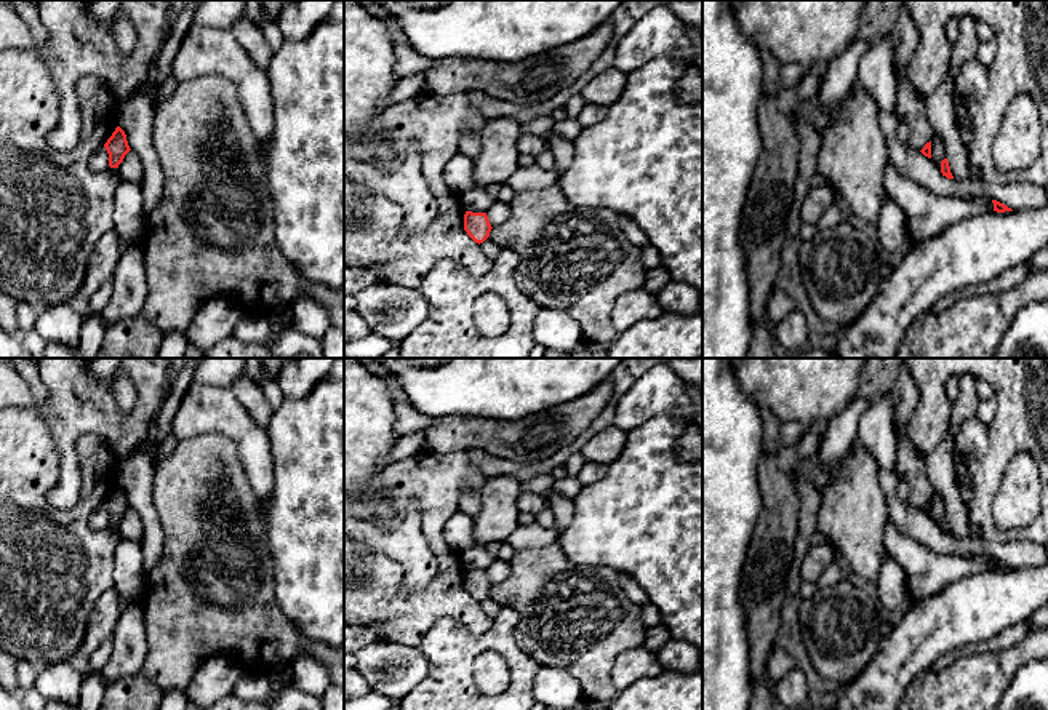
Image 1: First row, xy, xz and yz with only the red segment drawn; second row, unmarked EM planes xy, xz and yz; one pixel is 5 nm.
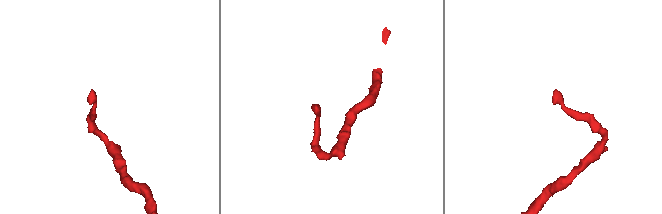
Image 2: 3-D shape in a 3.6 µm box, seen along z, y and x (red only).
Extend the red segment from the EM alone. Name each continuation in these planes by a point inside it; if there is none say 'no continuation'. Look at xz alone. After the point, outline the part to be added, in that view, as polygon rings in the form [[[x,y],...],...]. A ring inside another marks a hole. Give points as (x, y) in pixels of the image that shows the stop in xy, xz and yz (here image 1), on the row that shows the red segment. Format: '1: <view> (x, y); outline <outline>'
no continuation

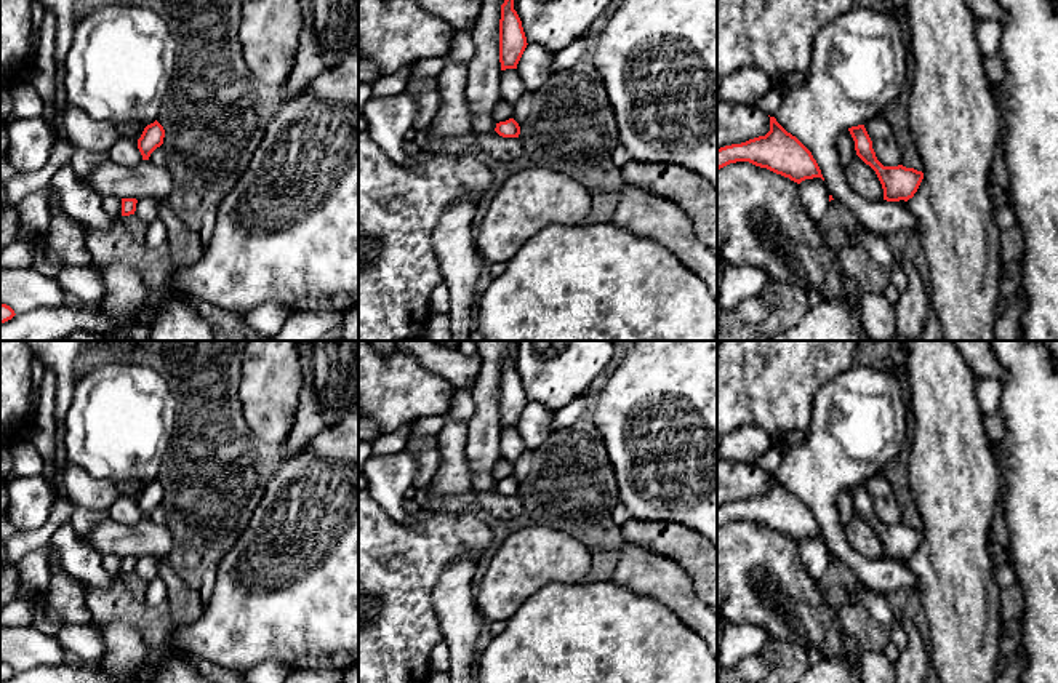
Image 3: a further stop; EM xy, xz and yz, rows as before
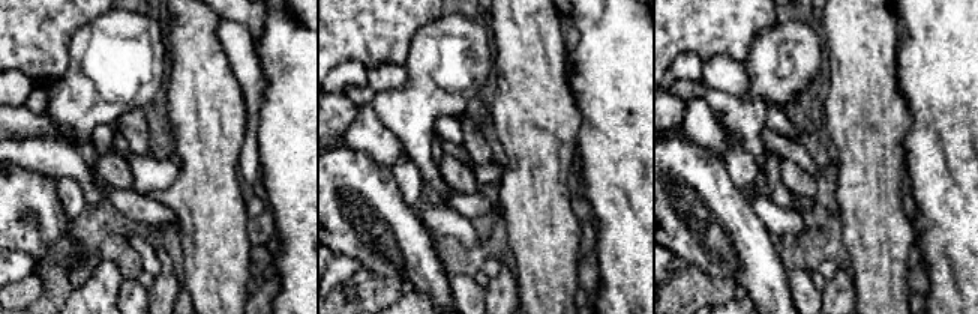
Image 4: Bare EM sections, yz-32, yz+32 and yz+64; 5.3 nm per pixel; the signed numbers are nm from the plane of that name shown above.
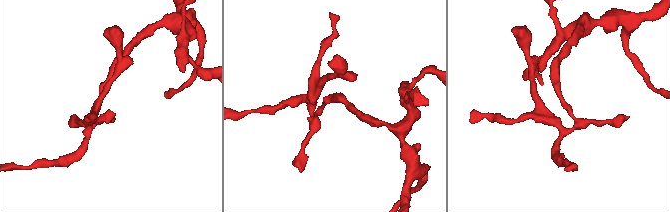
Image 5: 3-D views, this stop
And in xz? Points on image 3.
no continuation

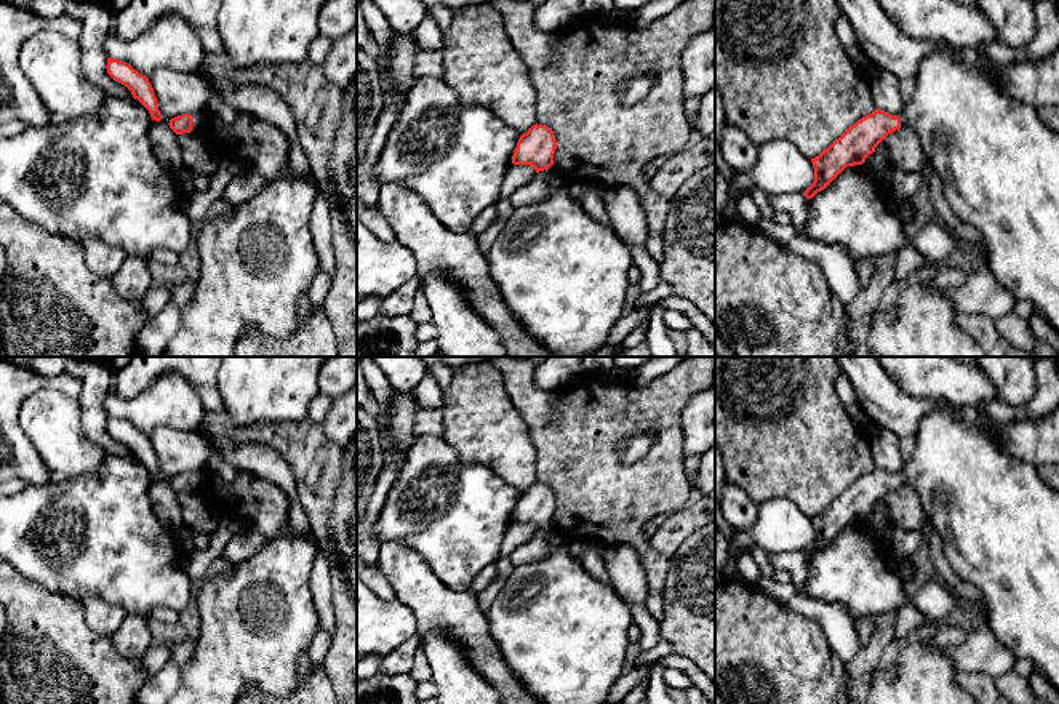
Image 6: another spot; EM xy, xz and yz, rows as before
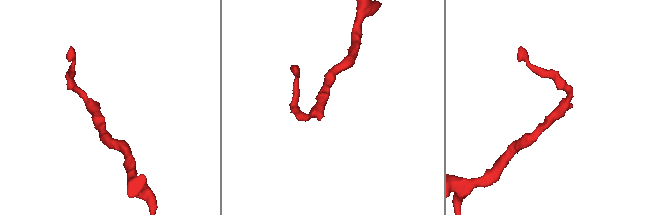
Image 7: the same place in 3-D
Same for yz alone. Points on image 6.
1: yz (999, 164); outline [[[933,43],[934,51],[917,70],[915,94],[899,115],[901,126],[912,126],[920,136],[950,210],[979,230],[995,280],[1016,301],[1030,301],[1035,312],[1059,331],[1059,134],[1040,120],[1033,106],[1014,101],[1000,90],[993,78],[995,64],[976,50]]]

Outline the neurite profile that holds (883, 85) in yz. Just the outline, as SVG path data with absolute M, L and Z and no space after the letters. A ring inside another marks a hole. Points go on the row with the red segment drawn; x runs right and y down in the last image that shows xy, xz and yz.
M875 69L869 85L875 109L896 117L904 112L905 102L899 98L899 78L894 74Z

